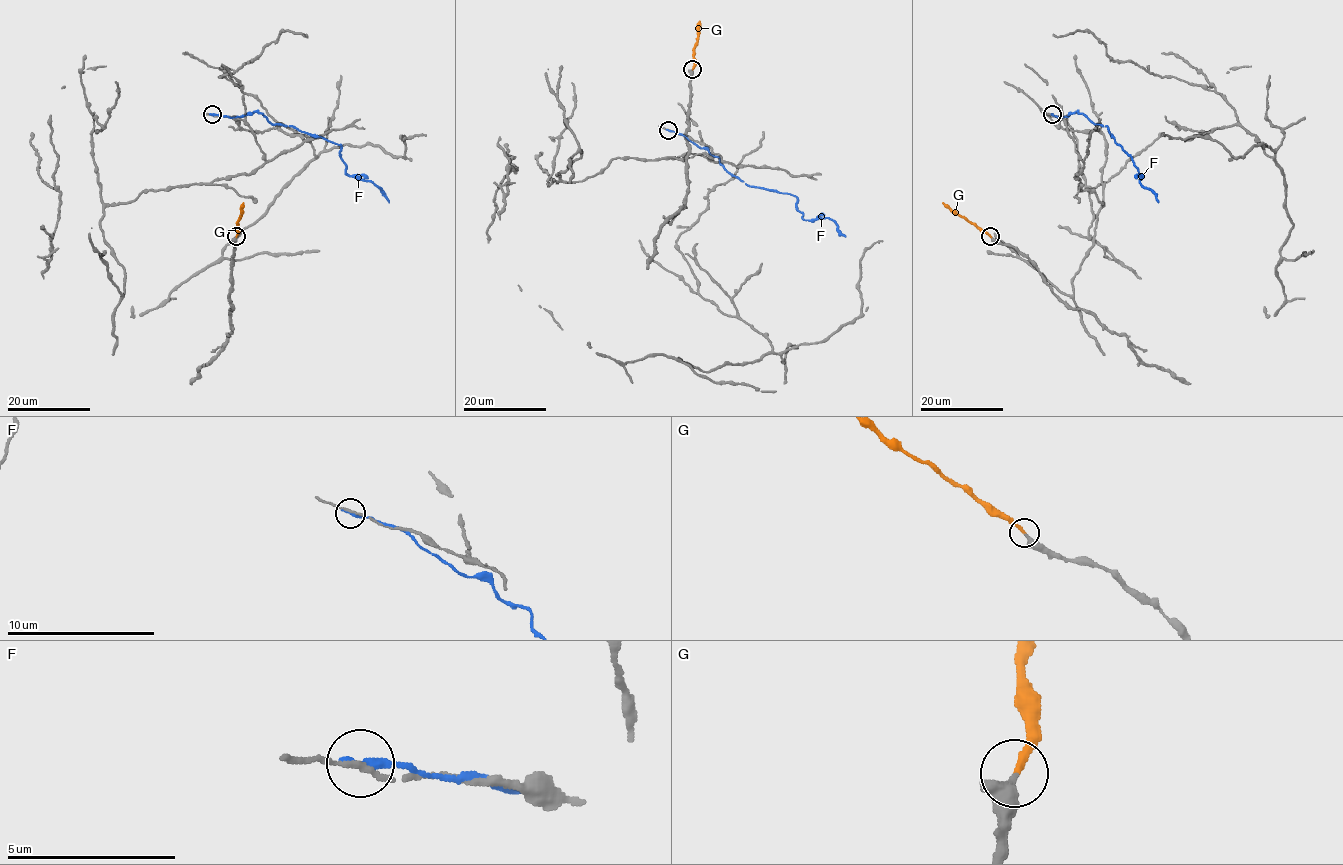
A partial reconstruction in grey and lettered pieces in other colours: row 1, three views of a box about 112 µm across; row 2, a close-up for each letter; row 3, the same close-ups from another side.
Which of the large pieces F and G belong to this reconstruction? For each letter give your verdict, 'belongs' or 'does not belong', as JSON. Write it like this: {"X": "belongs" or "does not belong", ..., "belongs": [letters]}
{"F": "does not belong", "G": "belongs", "belongs": ["G"]}

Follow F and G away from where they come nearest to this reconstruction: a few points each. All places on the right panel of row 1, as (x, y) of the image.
F: (1052, 114), (1062, 118), (1076, 111), (1094, 124), (1107, 126), (1141, 175), (1139, 181), (1158, 202)
G: (990, 236), (942, 203)

